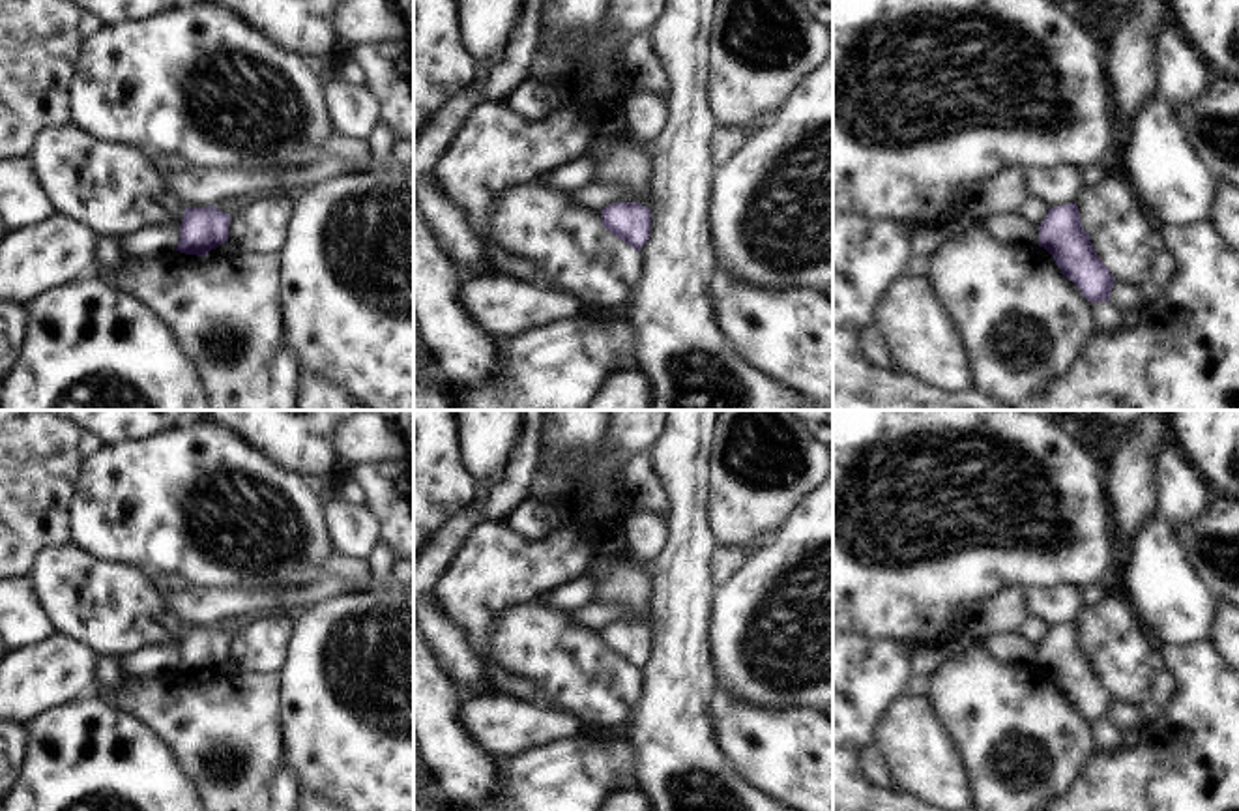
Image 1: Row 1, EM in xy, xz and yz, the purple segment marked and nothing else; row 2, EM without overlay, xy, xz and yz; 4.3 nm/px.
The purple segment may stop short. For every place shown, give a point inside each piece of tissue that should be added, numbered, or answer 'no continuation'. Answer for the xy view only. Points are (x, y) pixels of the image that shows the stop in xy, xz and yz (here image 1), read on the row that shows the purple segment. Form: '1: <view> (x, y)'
no continuation

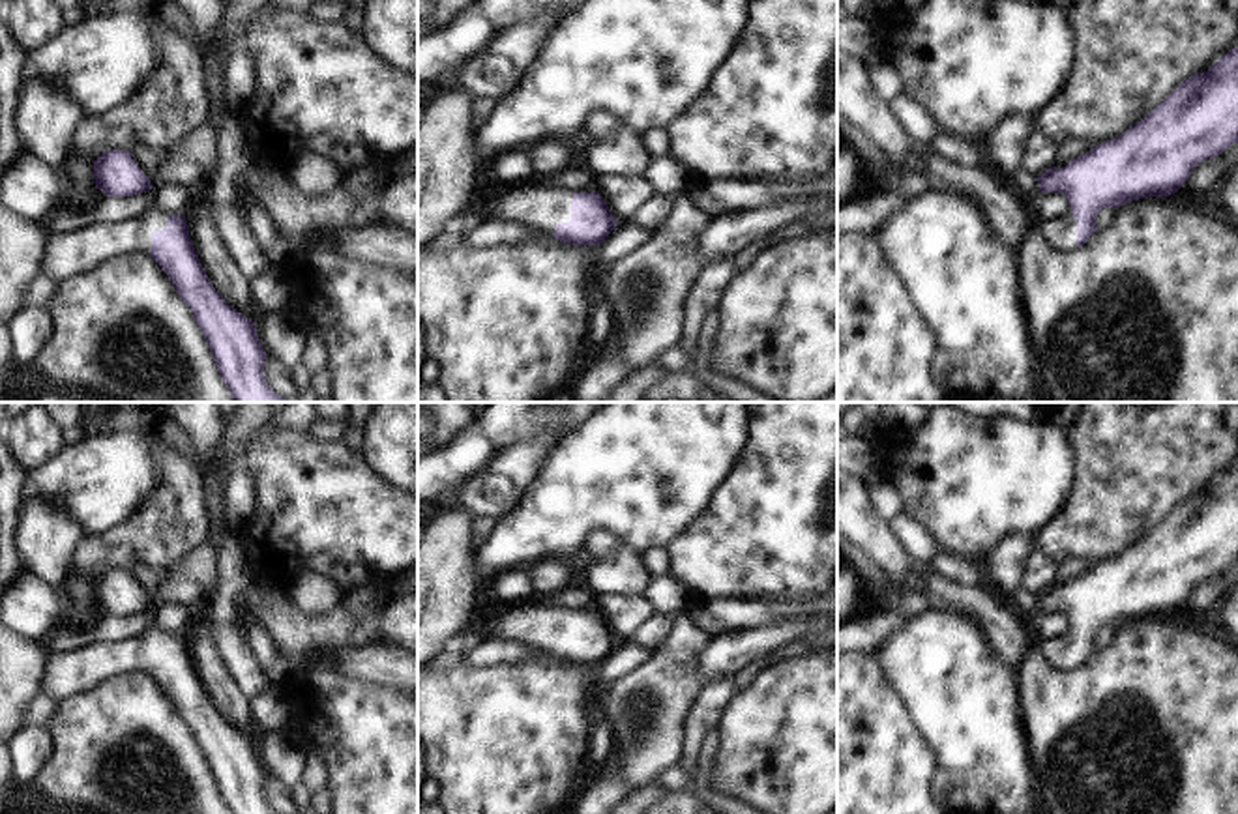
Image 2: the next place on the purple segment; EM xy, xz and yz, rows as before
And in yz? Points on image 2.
1: yz (1061, 234)

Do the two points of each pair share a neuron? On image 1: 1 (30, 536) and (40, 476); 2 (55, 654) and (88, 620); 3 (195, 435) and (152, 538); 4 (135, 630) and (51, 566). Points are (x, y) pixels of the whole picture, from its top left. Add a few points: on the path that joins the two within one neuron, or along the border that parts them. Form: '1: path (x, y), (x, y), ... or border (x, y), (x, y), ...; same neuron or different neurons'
1: path (30, 521), (30, 491); same neuron
2: border (57, 630), (83, 643), (100, 658); different neurons
3: path (189, 461), (189, 487), (167, 512); same neuron
4: path (115, 609), (90, 602), (72, 585); same neuron

